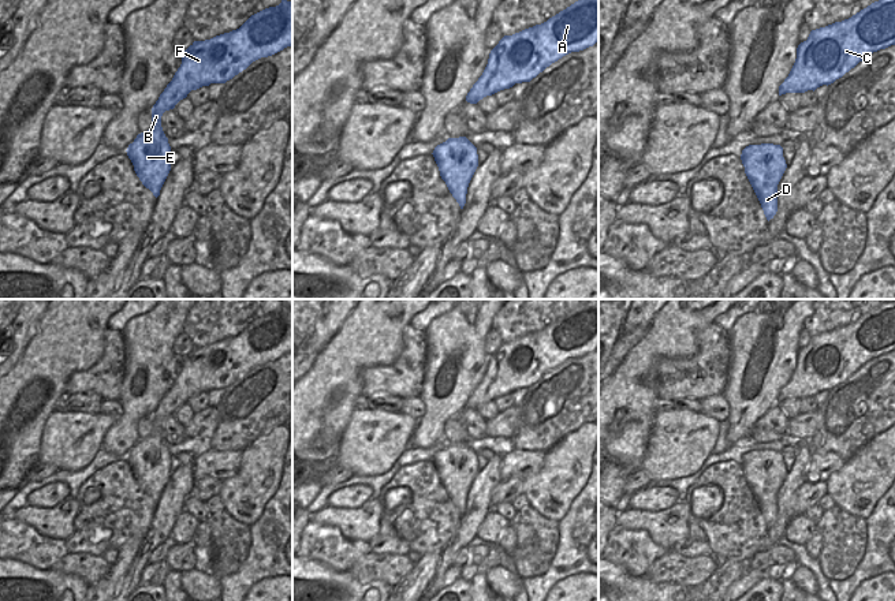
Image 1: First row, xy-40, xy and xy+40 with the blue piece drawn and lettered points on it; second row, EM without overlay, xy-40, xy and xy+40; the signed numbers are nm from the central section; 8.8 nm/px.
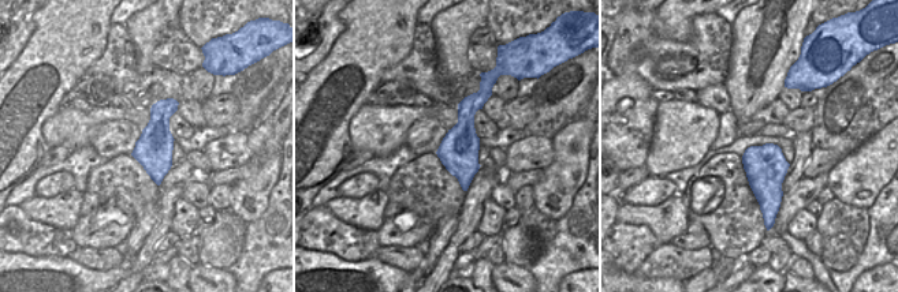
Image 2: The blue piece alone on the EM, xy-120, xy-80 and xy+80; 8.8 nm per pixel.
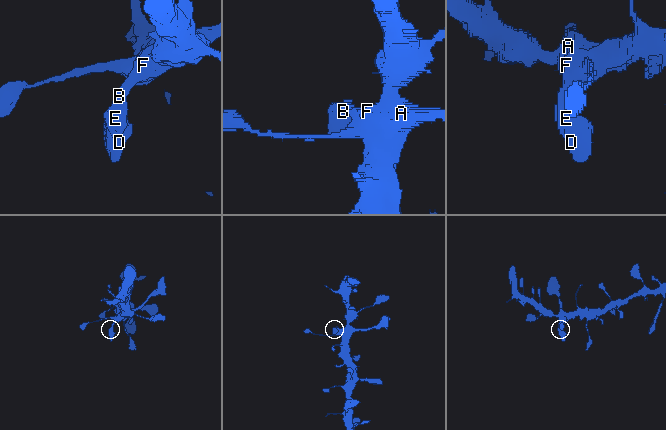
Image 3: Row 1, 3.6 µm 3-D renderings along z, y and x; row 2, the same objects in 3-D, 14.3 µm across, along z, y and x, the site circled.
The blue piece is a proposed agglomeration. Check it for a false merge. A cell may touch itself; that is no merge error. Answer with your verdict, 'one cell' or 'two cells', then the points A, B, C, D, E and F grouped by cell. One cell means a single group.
one cell | A B C D E F

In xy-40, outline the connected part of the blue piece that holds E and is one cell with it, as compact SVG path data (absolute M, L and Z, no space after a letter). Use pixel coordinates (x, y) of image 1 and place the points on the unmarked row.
M283 305L279 311L251 321L239 335L210 346L194 347L182 358L180 373L152 414L152 433L146 438L138 440L126 456L137 482L156 504L160 501L160 496L171 477L171 452L161 433L163 419L174 415L191 396L209 392L210 389L225 389L246 376L253 367L272 362L291 351L292 307Z

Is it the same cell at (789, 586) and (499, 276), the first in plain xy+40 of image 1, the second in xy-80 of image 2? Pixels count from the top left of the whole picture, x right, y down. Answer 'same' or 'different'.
different

